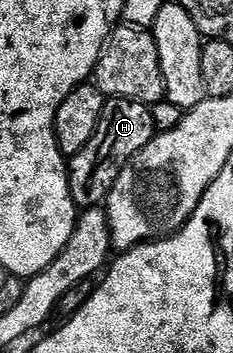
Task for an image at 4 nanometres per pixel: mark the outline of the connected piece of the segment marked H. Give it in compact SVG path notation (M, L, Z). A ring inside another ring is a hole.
M127 97L108 98L99 115L95 131L76 155L68 158L69 190L78 207L97 207L109 195L109 189L122 164L137 153L155 135L150 106L143 101L130 101Z

